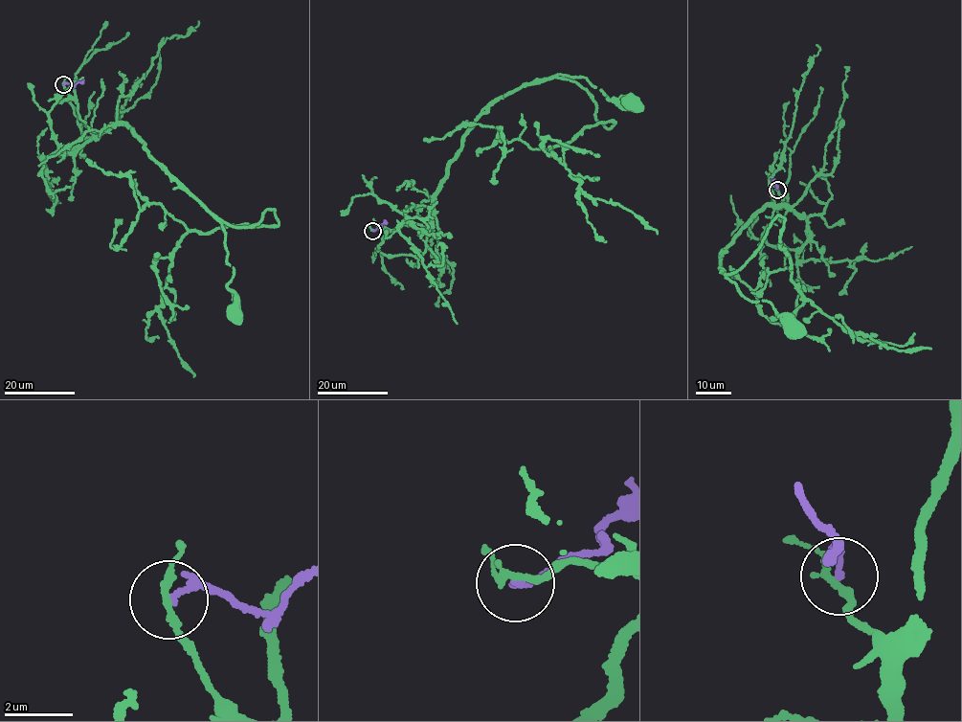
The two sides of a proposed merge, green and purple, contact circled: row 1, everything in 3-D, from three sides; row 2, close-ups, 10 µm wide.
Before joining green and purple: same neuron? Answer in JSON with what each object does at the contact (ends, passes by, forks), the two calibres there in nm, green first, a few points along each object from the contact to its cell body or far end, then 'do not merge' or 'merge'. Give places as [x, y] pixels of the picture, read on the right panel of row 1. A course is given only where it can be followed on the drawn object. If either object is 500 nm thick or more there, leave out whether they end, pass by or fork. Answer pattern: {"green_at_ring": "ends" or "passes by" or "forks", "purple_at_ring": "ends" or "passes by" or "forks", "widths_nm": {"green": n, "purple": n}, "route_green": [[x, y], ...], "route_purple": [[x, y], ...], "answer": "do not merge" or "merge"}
{"green_at_ring": "passes by", "purple_at_ring": "ends", "widths_nm": {"green": 200, "purple": 200}, "route_green": [[777, 190], [800, 215], [767, 206], [727, 249], [721, 266], [740, 295], [771, 303], [787, 315], [794, 330]], "route_purple": [[778, 190], [770, 178]], "answer": "do not merge"}

